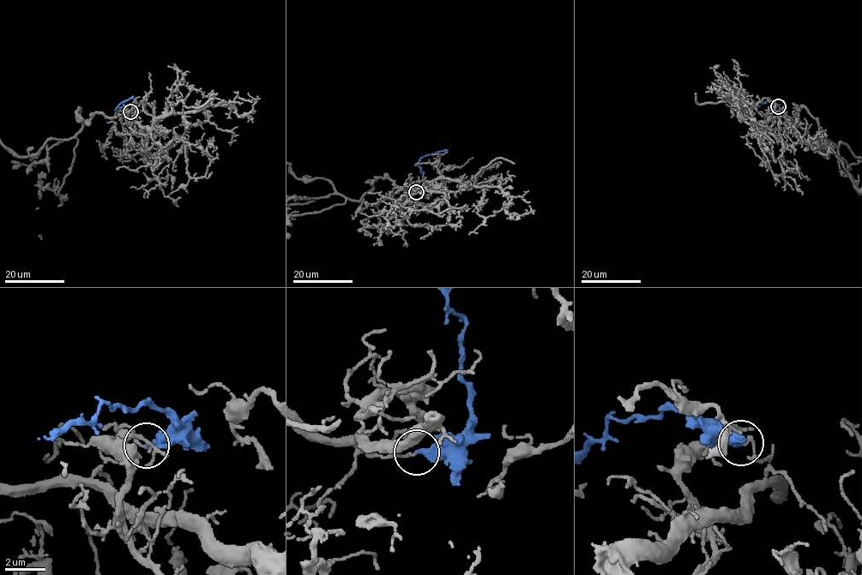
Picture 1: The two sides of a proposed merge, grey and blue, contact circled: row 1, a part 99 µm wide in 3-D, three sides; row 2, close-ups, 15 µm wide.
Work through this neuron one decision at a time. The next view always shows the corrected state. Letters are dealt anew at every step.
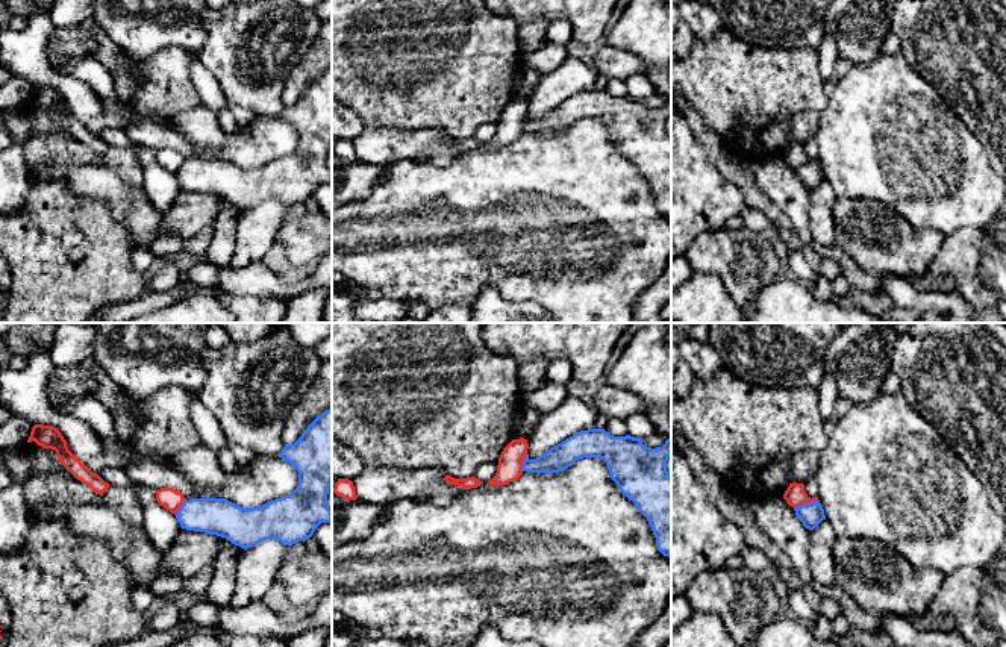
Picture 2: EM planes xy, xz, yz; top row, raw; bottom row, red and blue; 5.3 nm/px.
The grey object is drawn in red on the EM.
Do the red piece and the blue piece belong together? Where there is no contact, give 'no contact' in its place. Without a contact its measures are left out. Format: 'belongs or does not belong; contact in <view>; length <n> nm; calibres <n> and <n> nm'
does not belong; contact in yz; length 140 nm; calibres 110 and 130 nm

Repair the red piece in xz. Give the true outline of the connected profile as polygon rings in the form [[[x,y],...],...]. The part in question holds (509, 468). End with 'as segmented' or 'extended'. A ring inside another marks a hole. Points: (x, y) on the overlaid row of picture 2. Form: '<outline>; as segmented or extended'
[[[512,439],[498,458],[497,473],[488,482],[489,485],[506,485],[523,474],[523,461],[527,455],[527,439]]]; as segmented

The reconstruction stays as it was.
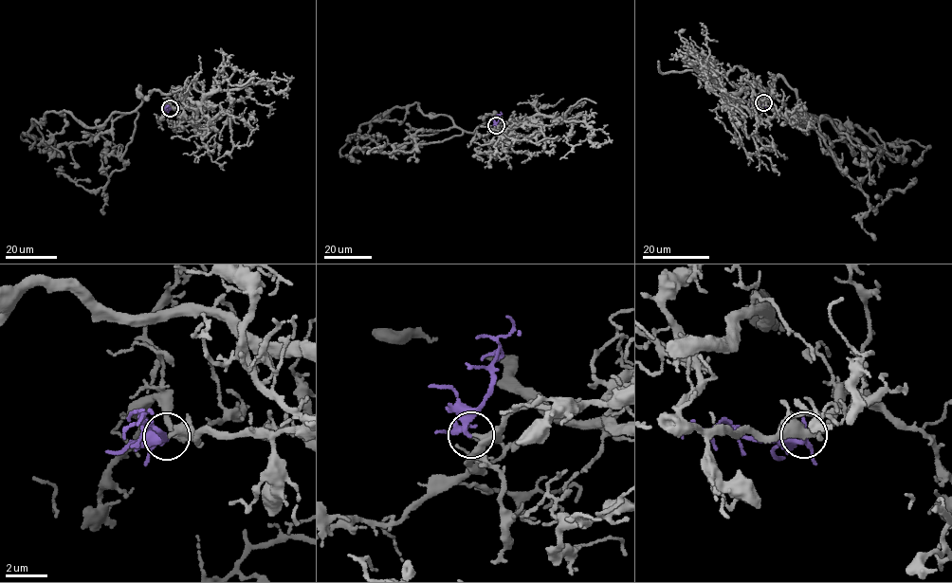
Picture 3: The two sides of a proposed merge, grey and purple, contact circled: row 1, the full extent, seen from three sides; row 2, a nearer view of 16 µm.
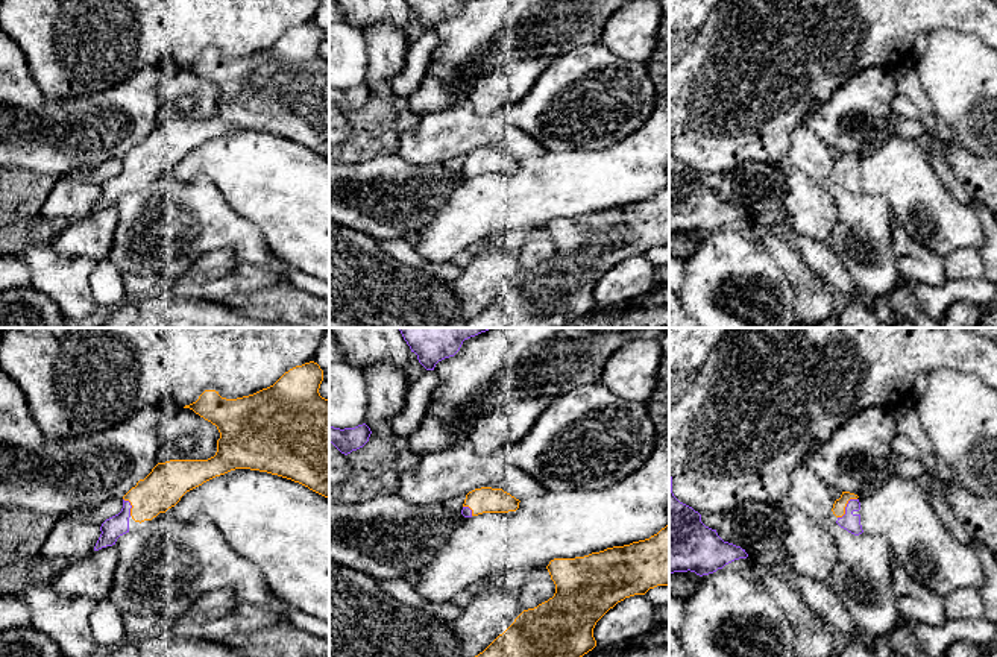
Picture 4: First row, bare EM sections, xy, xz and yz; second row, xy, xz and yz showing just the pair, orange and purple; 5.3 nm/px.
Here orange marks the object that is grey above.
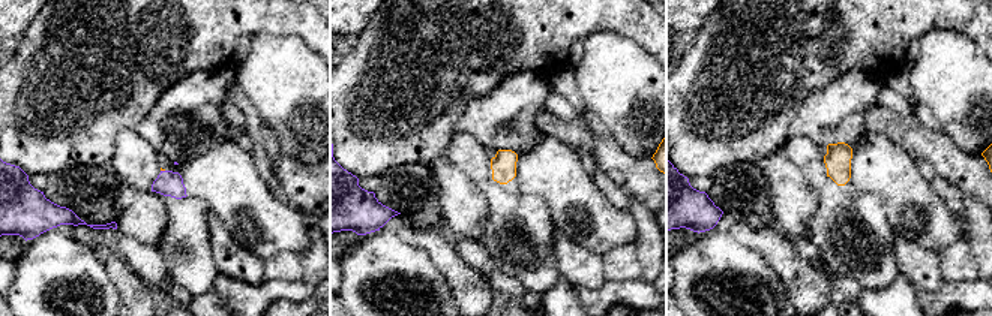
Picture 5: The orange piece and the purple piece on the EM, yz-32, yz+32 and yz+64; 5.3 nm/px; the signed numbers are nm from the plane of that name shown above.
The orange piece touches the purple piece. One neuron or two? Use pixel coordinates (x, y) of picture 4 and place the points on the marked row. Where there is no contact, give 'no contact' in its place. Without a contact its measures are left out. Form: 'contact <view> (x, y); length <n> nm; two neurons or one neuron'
contact yz (846, 506); length 150 nm; one neuron

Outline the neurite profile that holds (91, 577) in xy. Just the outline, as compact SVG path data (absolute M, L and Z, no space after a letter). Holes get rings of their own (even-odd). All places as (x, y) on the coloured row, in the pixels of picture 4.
M106 546L83 560L71 561L61 575L52 580L52 587L61 598L83 596L100 601L111 590L117 566L115 546Z

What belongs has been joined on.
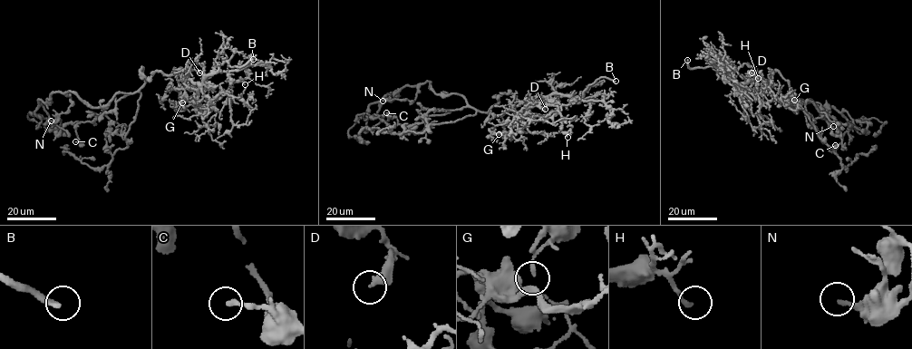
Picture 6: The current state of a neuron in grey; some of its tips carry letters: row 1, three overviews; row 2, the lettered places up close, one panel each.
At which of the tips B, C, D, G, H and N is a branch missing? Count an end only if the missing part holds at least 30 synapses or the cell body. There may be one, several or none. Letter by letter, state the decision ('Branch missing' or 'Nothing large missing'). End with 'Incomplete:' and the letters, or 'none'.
B: Branch missing
C: Nothing large missing
D: Nothing large missing
G: Nothing large missing
H: Nothing large missing
N: Nothing large missing
Incomplete: B

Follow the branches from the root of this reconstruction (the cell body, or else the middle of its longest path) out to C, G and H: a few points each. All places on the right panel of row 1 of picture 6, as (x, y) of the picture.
C: (790, 88), (790, 96), (804, 103), (812, 101), (819, 111), (842, 124), (839, 130), (842, 140), (835, 145)
G: (790, 88), (776, 71), (770, 82), (763, 82), (759, 73), (742, 85), (764, 101), (794, 93), (794, 100)
H: (790, 88), (776, 71), (770, 82), (763, 82), (759, 73), (742, 85), (767, 103), (772, 96), (758, 78)

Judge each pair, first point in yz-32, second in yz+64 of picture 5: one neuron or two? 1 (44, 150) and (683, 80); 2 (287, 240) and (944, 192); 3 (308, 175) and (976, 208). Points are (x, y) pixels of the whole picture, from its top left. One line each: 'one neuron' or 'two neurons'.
1: one neuron
2: two neurons
3: two neurons

